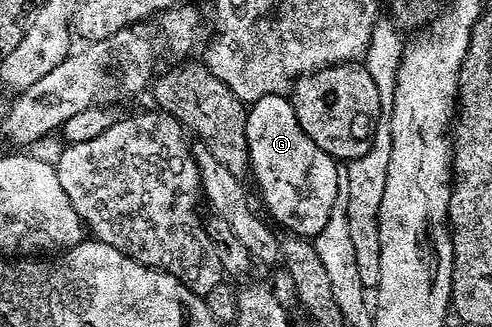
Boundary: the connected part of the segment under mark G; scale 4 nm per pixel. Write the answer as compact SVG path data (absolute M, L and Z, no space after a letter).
M285 94L263 96L248 107L247 148L251 178L257 181L261 202L269 209L268 217L278 227L281 225L282 231L313 240L331 216L338 163L303 132L293 103Z

